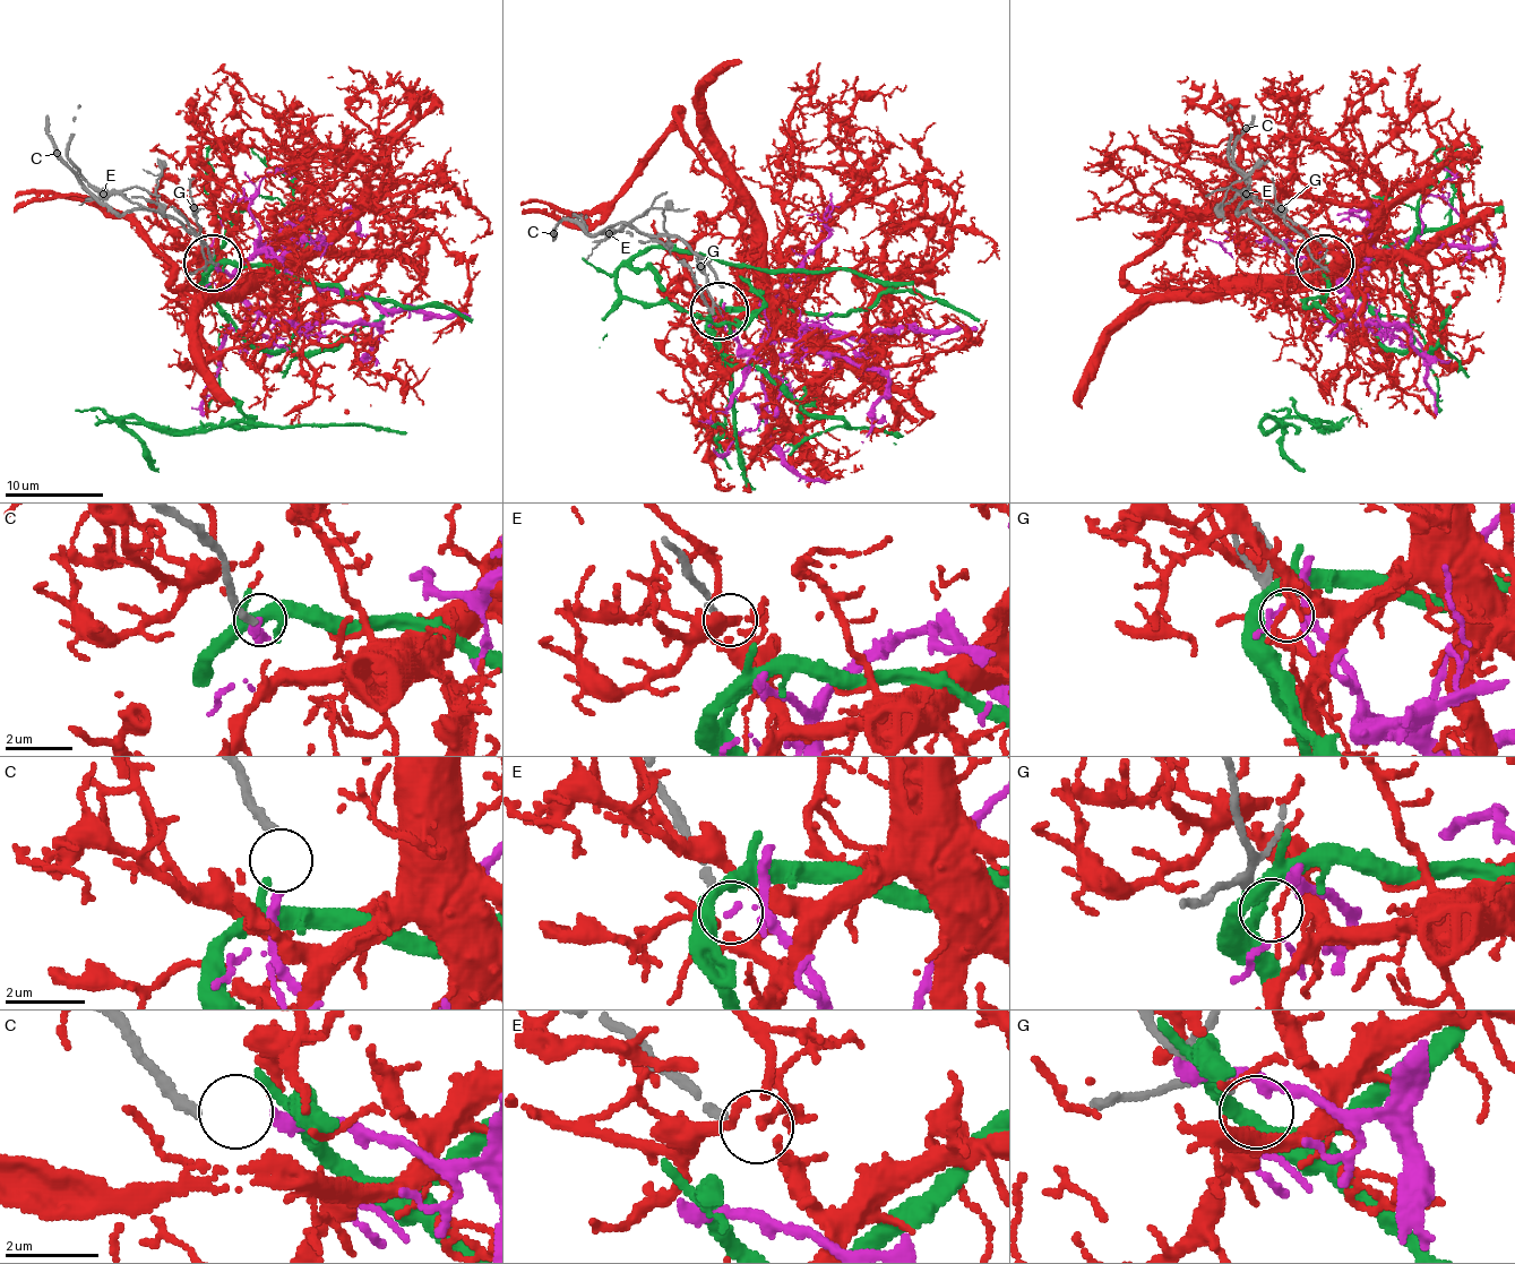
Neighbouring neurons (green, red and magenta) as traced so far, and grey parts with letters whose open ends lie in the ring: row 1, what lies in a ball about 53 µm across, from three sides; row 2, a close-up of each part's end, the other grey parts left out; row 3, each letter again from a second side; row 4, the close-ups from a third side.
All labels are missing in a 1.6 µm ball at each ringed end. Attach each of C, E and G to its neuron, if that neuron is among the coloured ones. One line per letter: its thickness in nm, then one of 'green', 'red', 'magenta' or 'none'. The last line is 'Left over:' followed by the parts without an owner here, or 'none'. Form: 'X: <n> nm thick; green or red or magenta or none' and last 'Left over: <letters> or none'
C: 240 nm thick; none
E: 170 nm thick; none
G: 190 nm thick; none
Left over: C, E, G

